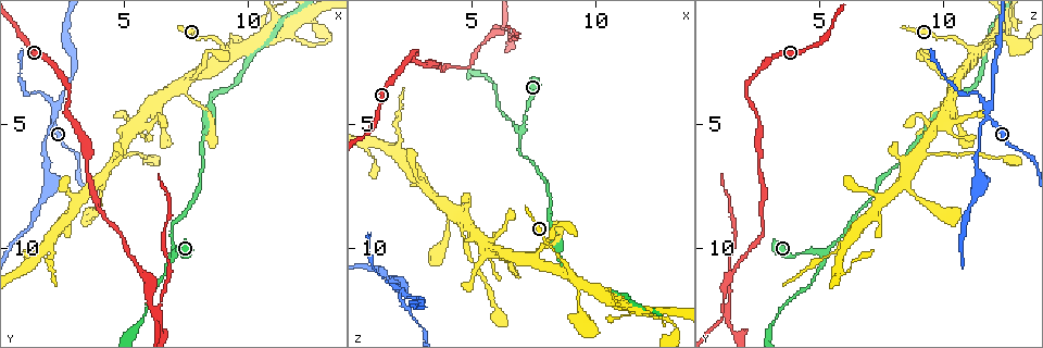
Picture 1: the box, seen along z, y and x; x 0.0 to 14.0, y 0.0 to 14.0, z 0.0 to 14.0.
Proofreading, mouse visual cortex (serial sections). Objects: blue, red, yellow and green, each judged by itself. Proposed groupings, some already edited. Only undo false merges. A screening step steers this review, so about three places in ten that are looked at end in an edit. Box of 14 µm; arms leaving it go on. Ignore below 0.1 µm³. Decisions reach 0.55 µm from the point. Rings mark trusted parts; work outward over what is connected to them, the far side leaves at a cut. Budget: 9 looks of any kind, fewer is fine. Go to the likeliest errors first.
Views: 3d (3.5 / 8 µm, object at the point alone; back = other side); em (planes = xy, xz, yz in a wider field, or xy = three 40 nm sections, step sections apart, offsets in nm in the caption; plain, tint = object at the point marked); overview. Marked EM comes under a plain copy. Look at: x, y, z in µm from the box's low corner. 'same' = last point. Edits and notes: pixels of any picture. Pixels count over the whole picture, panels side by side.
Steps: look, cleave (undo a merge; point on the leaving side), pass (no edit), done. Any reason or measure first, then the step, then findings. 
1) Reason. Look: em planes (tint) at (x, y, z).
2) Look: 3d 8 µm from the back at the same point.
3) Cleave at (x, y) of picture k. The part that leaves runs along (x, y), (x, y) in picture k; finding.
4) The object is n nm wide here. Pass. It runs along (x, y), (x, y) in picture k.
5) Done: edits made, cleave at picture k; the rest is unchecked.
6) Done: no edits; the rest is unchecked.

Sharp bend. Look: 3d 3.5 µm at (6.2, 12.3, 1.2).

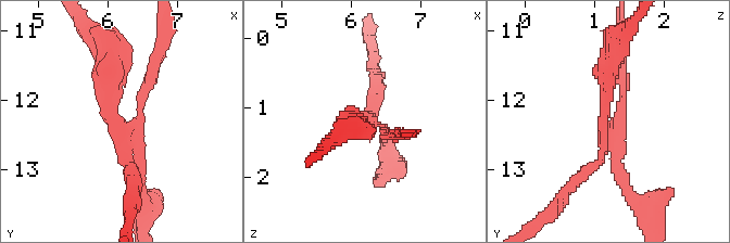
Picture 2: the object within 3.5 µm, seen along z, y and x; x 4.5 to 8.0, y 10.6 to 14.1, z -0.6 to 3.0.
4 arms meet here; the arms are 100, 150, 150, 300 nm wide. Look: em xy step 3 (tint) at (6.20, 12.30, 1.15).

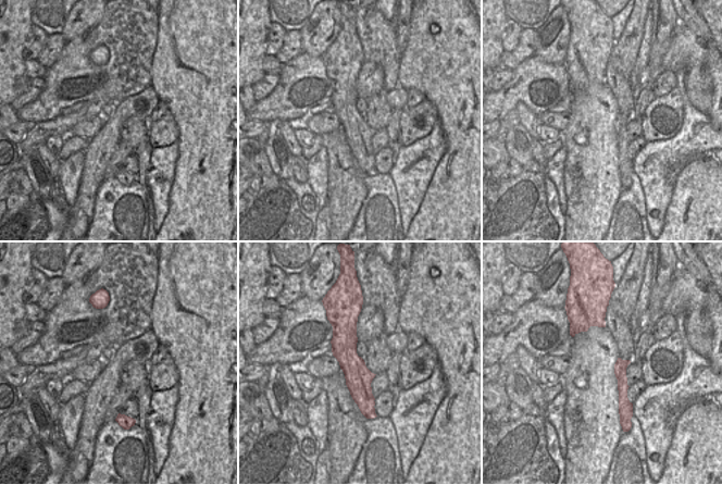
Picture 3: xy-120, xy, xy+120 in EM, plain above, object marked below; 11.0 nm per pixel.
The object is 280 nm wide here. Cleave at (147, 82) of picture 2. The part that leaves runs along (139, 122), (162, 28) in picture 2; two cells meet here.

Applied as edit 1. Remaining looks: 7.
Look: overview.

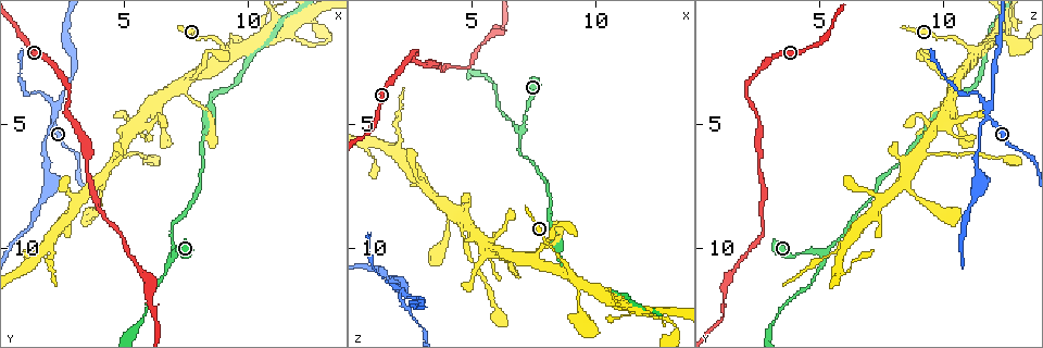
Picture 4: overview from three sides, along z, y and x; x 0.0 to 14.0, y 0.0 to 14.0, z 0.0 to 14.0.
Sharp bend. Look: 3d 8 µm at (2.2, 4.7, 11.7).

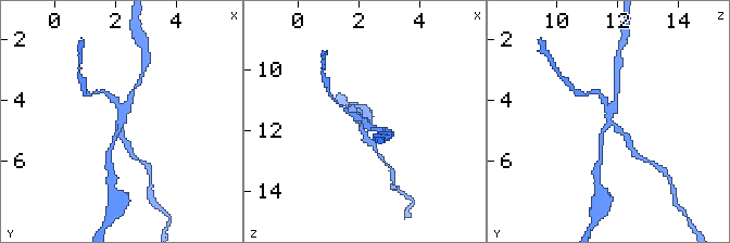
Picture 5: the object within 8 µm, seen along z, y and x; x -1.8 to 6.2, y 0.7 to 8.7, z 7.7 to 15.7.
Look: 3d 3.5 µm at (2.2, 4.6, 11.7).

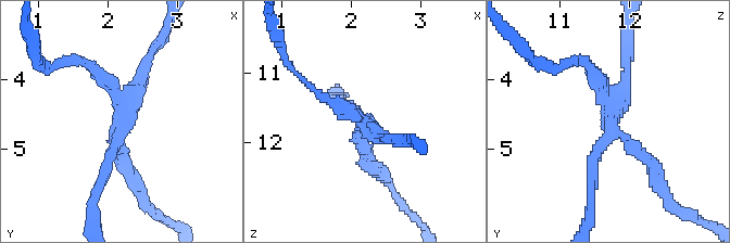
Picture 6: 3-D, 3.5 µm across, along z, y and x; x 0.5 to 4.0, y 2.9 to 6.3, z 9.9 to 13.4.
Cleave at (147, 66) of picture 6. The part that leaves runs along (120, 137), (93, 200), (93, 227) in picture 6; a second cell is stuck on.

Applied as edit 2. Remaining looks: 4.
Look: overview.

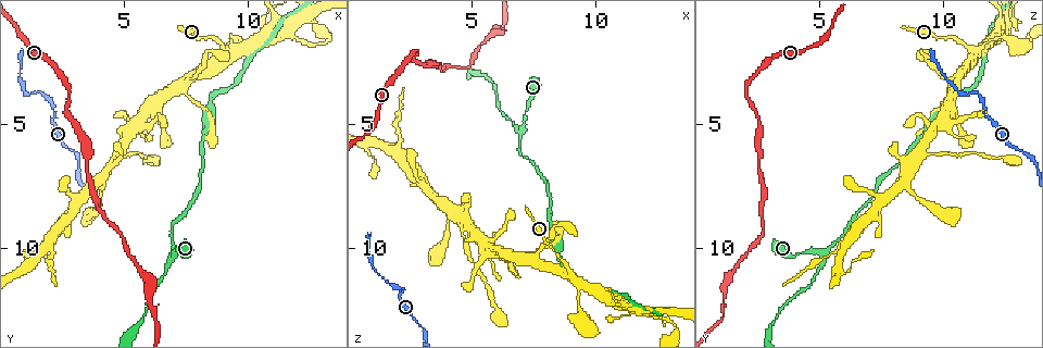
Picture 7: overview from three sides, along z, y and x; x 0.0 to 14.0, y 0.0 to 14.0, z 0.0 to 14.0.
Sudden change in width. Look: 3d 3.5 µm at (4.8, 6.3, 8.9).

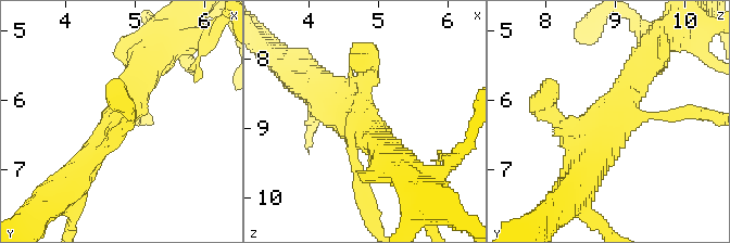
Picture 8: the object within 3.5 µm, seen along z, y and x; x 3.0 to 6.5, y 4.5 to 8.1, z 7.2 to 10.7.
Now the EM. Look: em xy step 5 (tint) at (4.75, 6.20, 9.05).

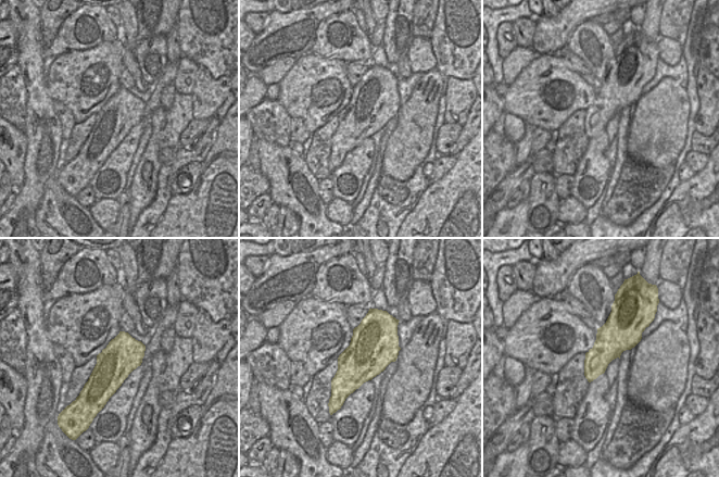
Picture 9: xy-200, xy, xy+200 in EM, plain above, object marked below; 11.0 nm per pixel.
Another direction. Look: em xy step 3 (tint) at the same point.

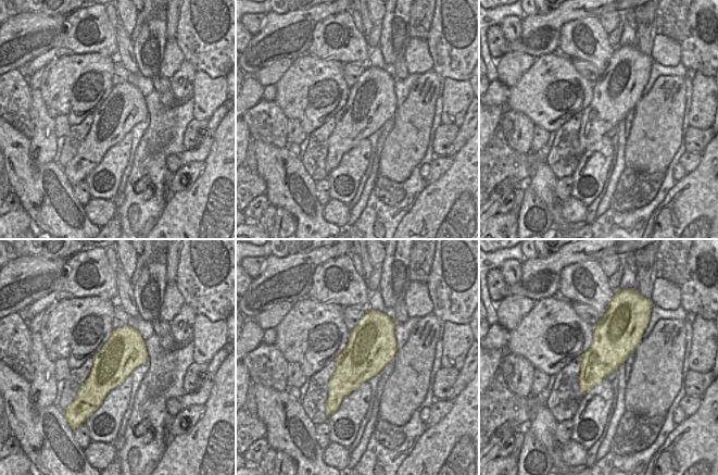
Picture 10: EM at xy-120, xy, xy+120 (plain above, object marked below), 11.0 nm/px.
The object is 550 nm wide here. Pass. It runs along (147, 59), (126, 105), (83, 168) in picture 8; one cell here.

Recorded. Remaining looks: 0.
Done: edits made, cleave at picture 2, cleave at picture 6; the rest is unchecked.

